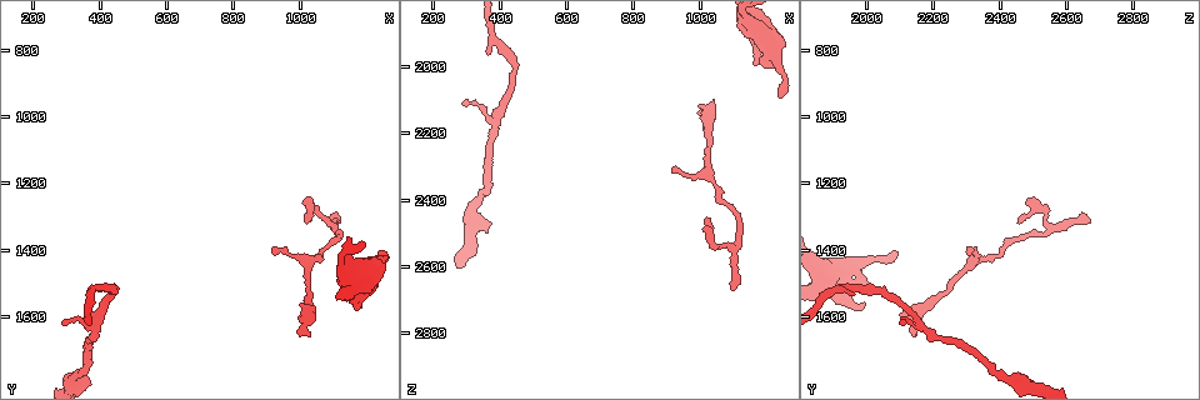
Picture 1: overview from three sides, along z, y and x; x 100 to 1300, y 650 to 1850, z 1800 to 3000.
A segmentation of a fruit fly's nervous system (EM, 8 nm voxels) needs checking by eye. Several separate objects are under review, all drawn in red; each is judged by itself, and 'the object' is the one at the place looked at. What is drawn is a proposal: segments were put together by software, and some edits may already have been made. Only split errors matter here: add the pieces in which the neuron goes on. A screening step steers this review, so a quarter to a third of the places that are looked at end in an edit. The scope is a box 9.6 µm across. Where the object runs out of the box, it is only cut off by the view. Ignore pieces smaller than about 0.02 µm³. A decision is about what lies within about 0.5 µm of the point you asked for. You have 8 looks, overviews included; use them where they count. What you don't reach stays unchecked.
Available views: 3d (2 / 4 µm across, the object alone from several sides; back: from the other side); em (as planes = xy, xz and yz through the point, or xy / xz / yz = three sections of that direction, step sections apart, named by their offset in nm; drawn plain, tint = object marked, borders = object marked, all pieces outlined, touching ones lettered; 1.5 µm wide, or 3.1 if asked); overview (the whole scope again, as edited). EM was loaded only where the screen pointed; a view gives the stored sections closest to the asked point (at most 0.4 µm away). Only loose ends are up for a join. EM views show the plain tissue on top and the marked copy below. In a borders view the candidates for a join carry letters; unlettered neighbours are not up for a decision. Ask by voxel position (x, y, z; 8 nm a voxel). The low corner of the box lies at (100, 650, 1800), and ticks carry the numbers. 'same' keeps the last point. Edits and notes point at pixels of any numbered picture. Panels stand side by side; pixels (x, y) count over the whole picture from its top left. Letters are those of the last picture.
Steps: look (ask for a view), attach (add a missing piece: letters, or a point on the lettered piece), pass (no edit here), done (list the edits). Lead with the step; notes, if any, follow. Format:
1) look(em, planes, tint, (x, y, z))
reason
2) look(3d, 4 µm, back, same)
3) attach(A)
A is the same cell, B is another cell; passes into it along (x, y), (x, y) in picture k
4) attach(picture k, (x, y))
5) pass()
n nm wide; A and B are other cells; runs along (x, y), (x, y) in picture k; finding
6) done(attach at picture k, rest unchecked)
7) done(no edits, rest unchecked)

look(em, planes, borders, (290, 1620, 2120))
tapers out

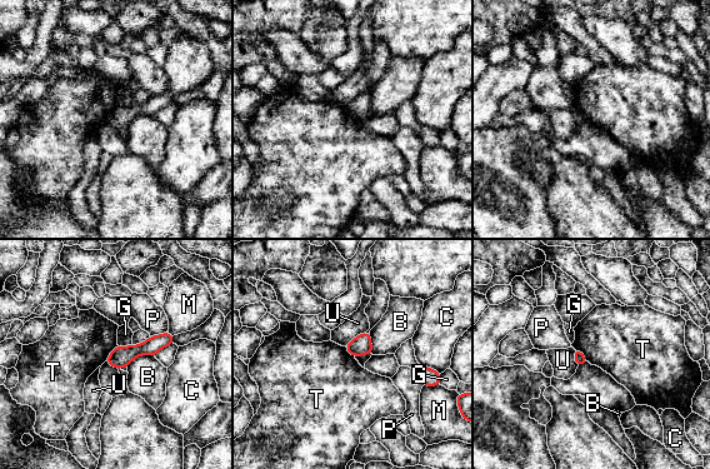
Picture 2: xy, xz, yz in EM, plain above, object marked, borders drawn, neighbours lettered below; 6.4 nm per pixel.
pass()
B, C, G, M, P, T and U are other cells; runs along (170, 338), (110, 360) in picture 2; no lettered piece goes on from it

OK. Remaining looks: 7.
look(3d, 2 µm, (1090, 1320, 2680))
an open end

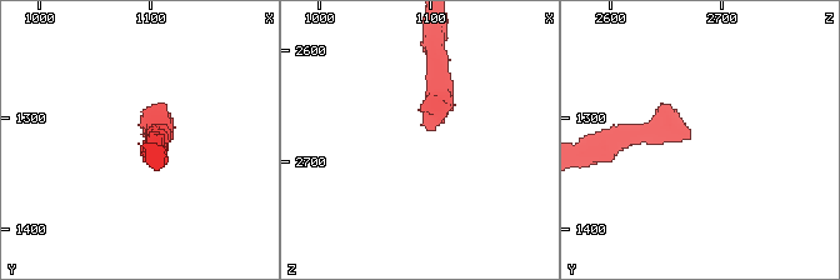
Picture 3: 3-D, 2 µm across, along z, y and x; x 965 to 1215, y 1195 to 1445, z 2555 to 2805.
look(em, planes, borders, (1100, 1318, 2674))

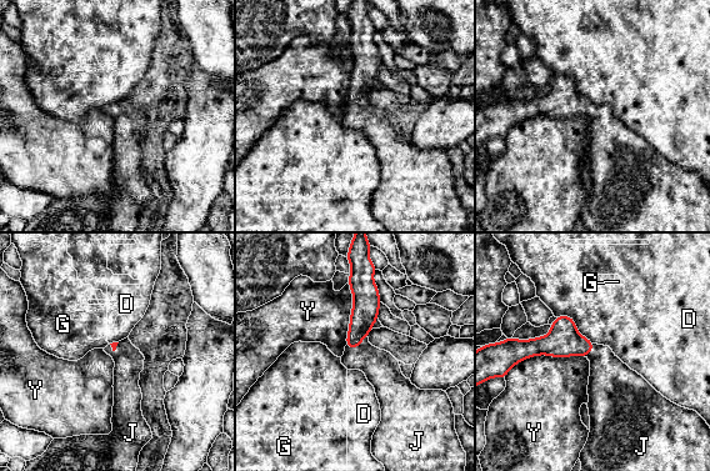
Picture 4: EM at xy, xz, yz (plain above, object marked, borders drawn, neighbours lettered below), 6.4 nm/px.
attach(J)
J is the same cell, D, G and Y are other cells; passes into it along (365, 309), (356, 346), (381, 369) in picture 4; it goes on there

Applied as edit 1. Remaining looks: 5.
look(em, planes, borders, (1230, 1400, 2080))

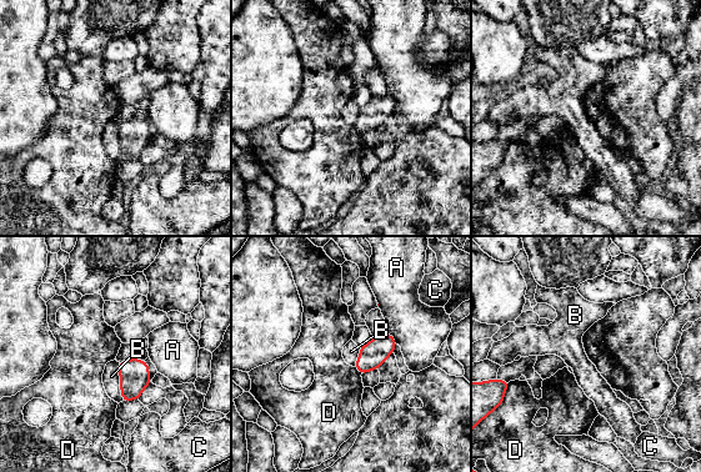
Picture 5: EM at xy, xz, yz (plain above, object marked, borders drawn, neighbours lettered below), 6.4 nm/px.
pass()
A, B, C and D are other cells; border along (355, 366), (361, 373) in picture 5; none of them fits

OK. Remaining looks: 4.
done(attach at picture 4, rest unchecked)

